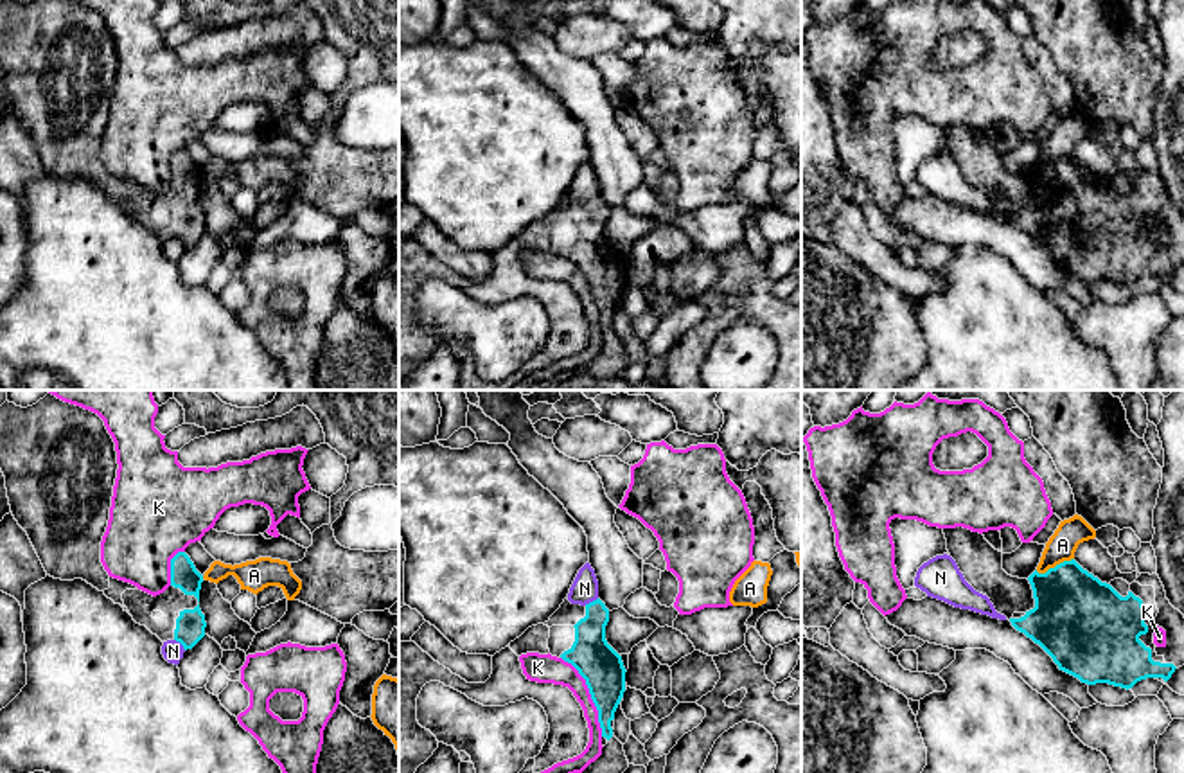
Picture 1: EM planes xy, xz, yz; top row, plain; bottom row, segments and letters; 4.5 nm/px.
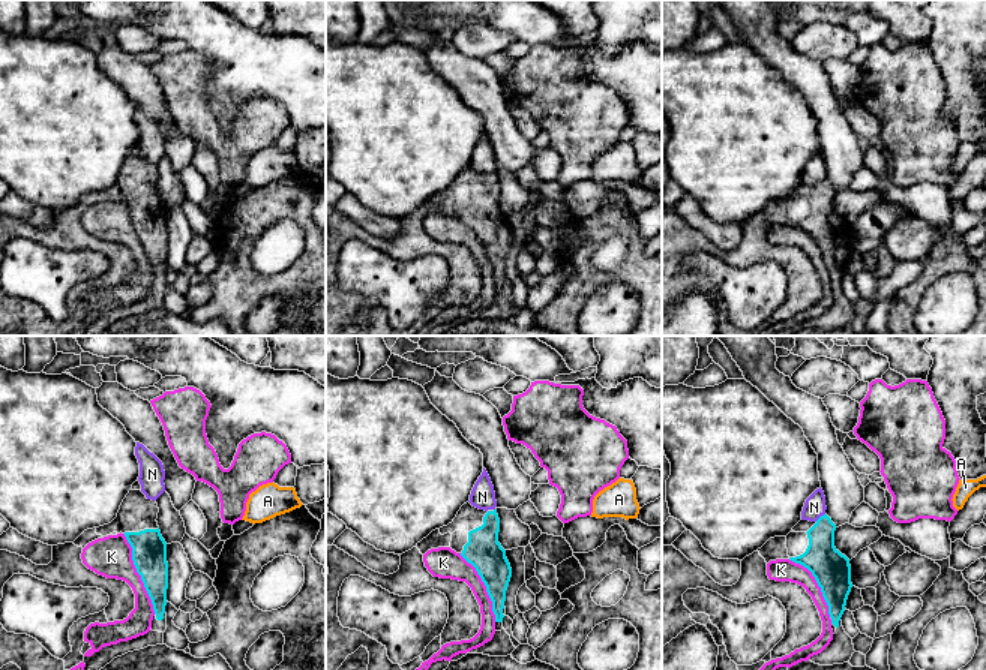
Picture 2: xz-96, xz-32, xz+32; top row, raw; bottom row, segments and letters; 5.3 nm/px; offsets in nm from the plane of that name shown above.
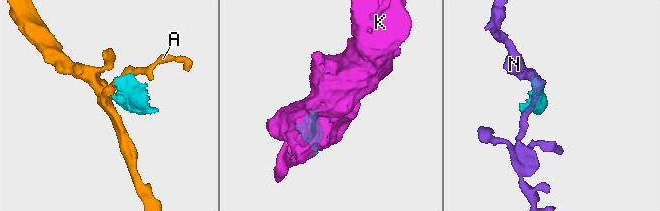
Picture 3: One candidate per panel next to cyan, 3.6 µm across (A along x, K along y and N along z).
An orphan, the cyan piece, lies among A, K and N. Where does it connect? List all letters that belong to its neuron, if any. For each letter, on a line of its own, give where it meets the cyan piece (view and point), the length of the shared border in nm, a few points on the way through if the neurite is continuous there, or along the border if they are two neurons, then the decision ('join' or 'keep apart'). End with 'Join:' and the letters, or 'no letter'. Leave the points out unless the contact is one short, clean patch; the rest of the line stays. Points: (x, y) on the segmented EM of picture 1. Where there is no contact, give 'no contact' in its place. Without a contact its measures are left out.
A: yz (1055, 567) | 190 nm | along yz (1073, 558), (1044, 572), (1035, 570) | keep apart
K: xz (592, 696) | 400 nm | keep apart
N: xy (180, 642) | 80 nm | keep apart
Join: no letter

